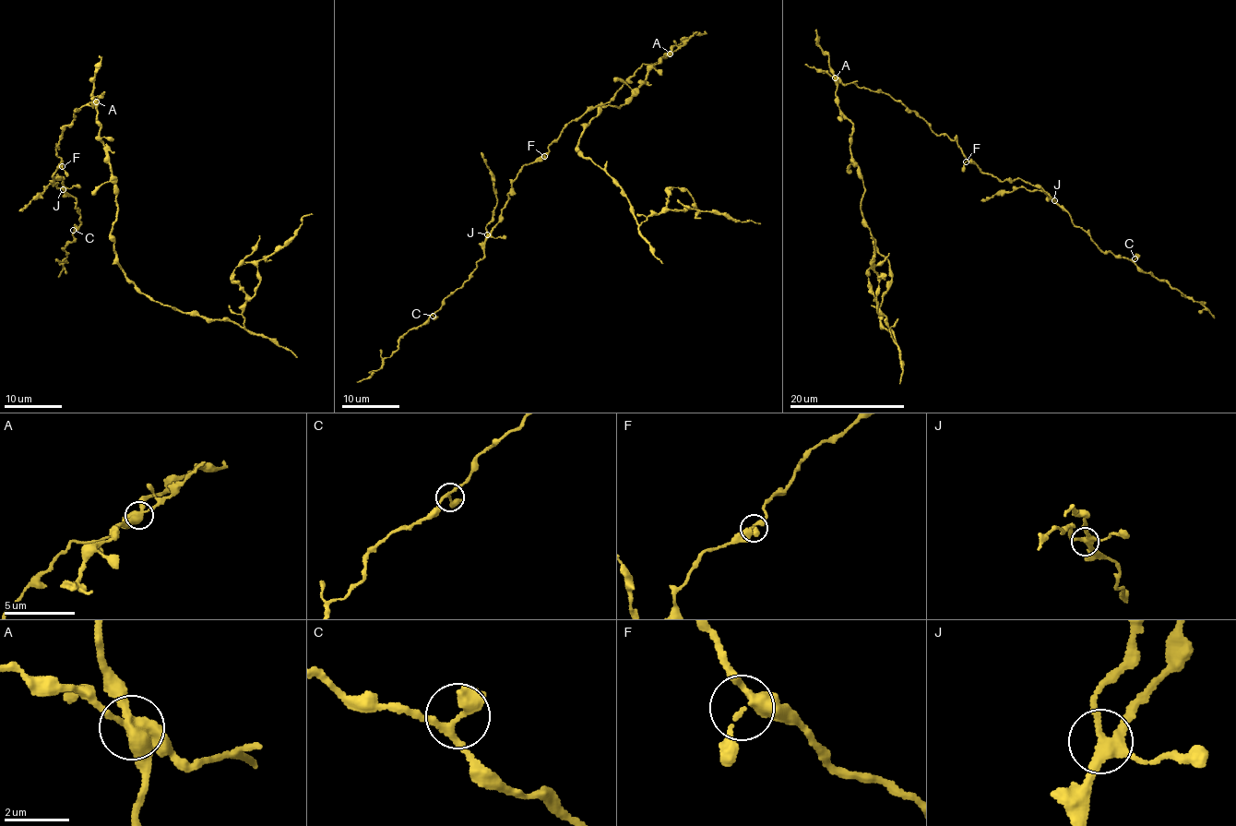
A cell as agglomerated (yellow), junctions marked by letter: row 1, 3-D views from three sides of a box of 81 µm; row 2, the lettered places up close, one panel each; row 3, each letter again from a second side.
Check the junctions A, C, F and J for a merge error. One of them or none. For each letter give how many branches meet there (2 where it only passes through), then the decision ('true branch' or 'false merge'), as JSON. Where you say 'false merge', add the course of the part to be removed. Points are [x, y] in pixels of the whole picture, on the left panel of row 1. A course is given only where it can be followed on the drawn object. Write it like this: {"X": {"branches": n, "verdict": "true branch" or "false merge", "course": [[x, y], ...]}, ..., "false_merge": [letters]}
{"A": {"branches": 4, "verdict": "false merge", "course": [[96, 101], [115, 194], [116, 259], [145, 295], [242, 327], [243, 306], [257, 285], [257, 262], [313, 214]]}, "C": {"branches": 2, "verdict": "true branch"}, "F": {"branches": 3, "verdict": "true branch"}, "J": {"branches": 4, "verdict": "true branch"}, "false_merge": ["A"]}

